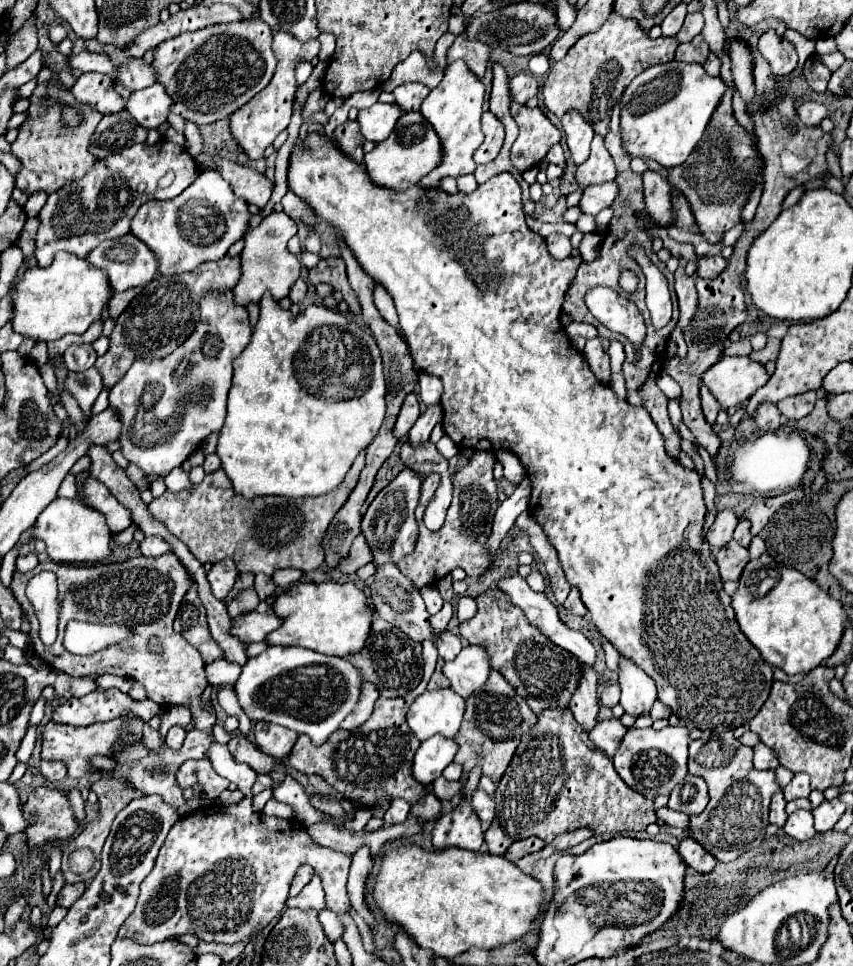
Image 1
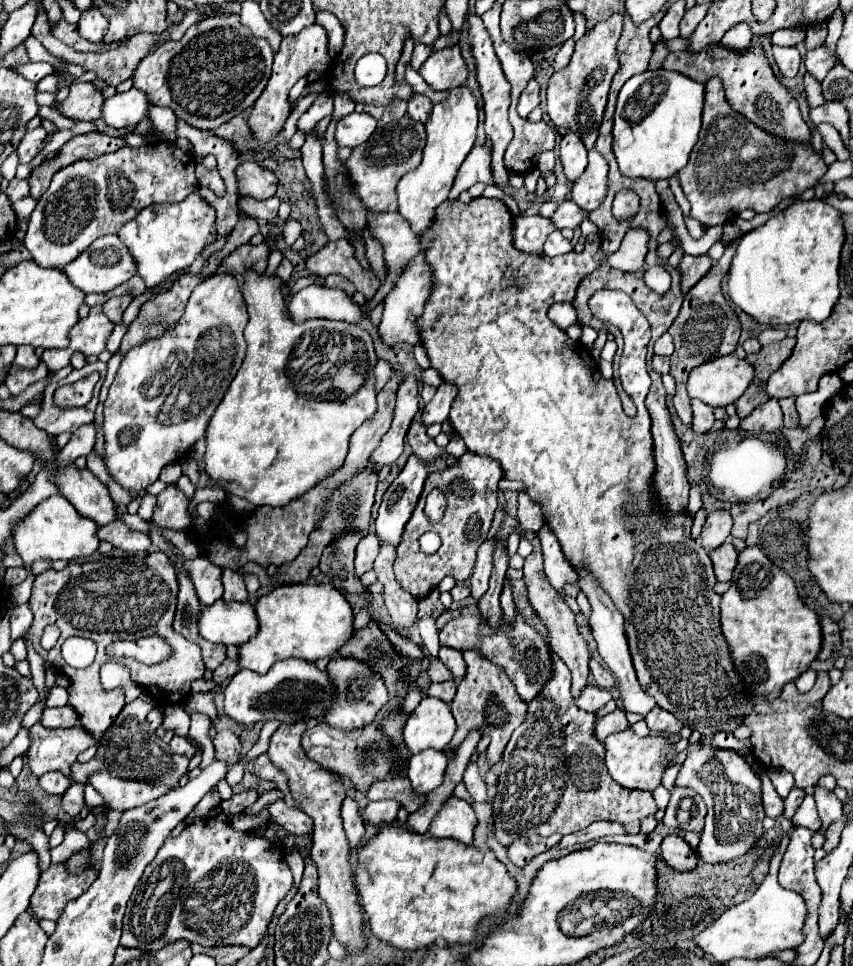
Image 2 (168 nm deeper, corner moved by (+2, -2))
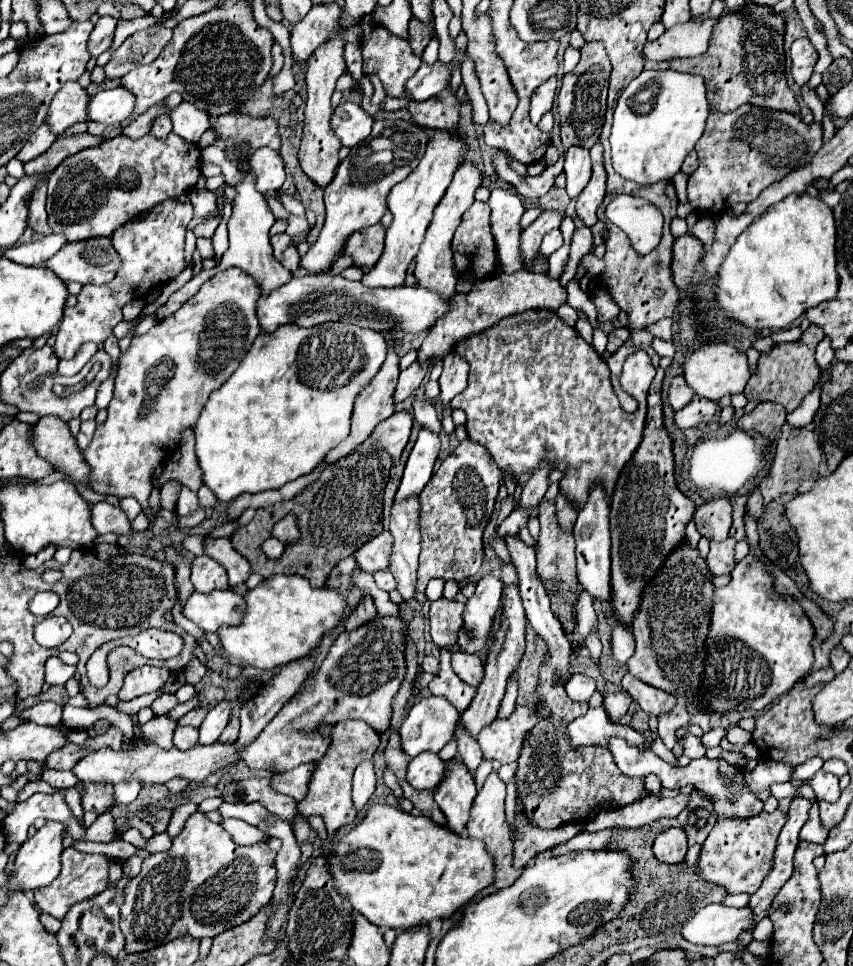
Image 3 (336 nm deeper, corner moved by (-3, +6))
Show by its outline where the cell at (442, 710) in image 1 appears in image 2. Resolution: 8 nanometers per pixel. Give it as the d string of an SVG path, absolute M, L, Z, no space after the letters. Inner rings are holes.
M426 696L418 706L416 710L408 716L406 724L404 724L404 742L408 746L408 750L412 754L418 754L426 748L434 748L434 750L444 750L448 746L448 742L452 740L456 732L456 720L450 712L450 706L444 702L444 700L438 700L438 698L430 698Z

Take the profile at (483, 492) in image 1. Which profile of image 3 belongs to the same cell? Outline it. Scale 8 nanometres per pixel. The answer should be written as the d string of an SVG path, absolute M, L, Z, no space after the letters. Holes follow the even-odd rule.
M463 440L451 456L443 460L431 476L421 500L421 554L417 570L417 592L425 592L431 578L467 580L475 576L483 562L483 530L491 518L495 496L501 482L501 472L491 454L473 440Z

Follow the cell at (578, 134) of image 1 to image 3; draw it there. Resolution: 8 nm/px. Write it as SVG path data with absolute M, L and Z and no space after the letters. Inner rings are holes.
M571 146L565 156L565 176L567 176L567 194L569 198L577 198L591 178L591 158L589 150Z

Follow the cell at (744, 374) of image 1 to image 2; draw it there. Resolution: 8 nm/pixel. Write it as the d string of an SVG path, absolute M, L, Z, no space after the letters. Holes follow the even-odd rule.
M734 354L710 360L690 372L688 394L708 406L728 406L736 402L754 382L754 368Z

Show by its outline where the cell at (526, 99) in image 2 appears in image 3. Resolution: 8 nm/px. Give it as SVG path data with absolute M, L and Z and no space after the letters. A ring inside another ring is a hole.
M551 78L533 92L533 98L531 98L531 122L533 124L539 124L541 116L553 108L555 90L557 90L557 78Z

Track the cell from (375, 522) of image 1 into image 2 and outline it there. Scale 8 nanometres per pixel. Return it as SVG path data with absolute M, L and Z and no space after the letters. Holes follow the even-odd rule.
M410 456L404 470L386 490L378 510L378 518L374 522L376 536L380 538L382 544L398 546L402 542L404 528L422 494L424 480L426 464L422 464L416 456Z

